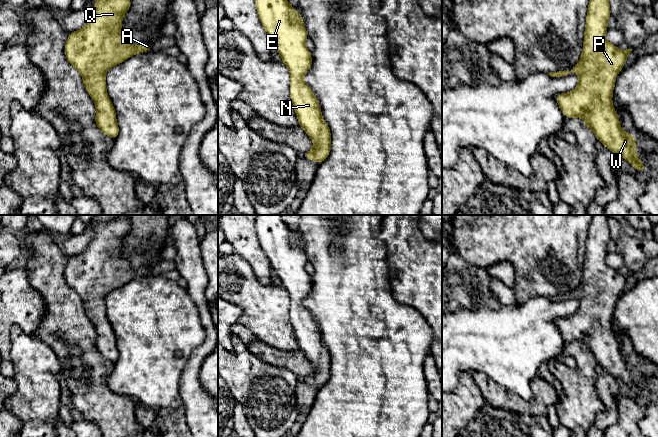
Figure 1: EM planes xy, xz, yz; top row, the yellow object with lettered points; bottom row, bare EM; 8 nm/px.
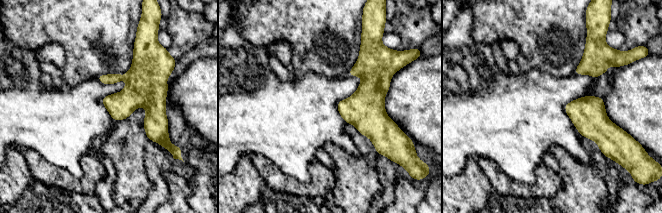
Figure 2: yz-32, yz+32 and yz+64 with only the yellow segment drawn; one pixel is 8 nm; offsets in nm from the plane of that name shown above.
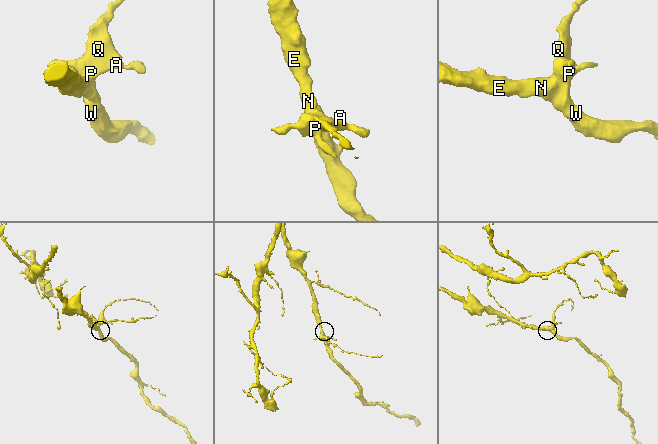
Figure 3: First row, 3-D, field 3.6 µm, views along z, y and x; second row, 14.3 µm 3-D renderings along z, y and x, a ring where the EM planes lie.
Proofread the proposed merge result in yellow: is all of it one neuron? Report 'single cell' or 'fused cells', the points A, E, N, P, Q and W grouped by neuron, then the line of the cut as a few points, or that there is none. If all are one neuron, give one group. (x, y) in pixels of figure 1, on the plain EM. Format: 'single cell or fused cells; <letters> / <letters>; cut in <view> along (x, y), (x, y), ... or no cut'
single cell; A E N P Q W; no cut

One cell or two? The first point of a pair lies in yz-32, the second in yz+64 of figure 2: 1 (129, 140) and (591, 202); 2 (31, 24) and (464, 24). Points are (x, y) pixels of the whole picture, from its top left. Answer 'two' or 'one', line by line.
1: one
2: two

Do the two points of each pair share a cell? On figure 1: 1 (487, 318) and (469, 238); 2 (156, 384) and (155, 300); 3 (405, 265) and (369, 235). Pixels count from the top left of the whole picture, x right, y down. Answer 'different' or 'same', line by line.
1: different
2: same
3: different

